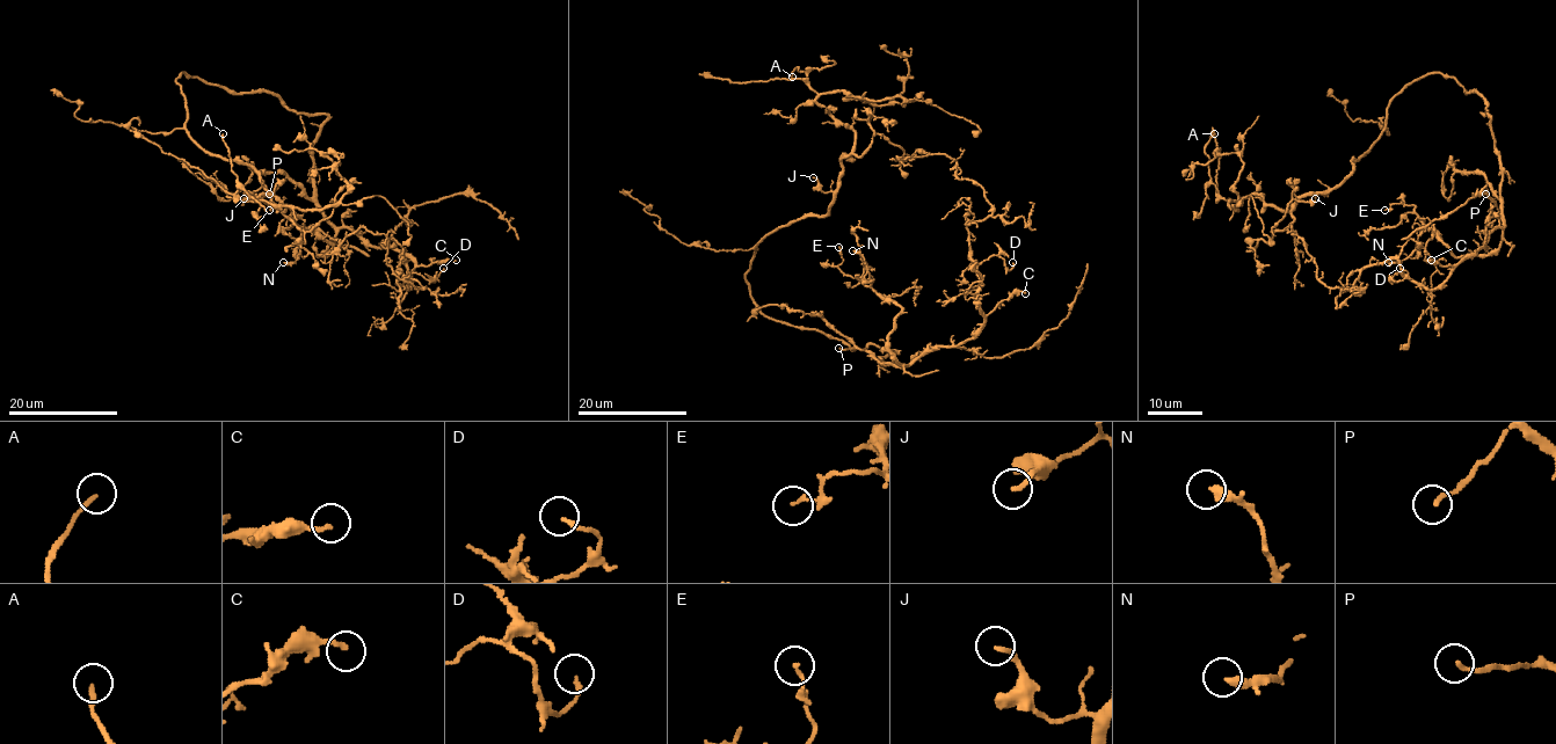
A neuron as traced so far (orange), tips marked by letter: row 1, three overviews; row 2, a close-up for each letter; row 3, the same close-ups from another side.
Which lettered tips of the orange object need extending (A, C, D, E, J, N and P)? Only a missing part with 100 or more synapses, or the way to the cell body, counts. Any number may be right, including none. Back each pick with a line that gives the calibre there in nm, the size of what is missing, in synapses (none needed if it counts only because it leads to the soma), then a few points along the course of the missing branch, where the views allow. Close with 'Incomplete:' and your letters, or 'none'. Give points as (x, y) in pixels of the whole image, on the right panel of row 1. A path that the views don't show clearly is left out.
Incomplete: none

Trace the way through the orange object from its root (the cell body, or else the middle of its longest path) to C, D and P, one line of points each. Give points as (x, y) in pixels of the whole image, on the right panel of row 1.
C: (1475, 90), (1487, 104), (1482, 112), (1490, 117), (1502, 175), (1502, 226), (1460, 263), (1441, 267), (1431, 260)
D: (1475, 90), (1502, 175), (1502, 226), (1431, 290), (1401, 274), (1395, 282), (1408, 274), (1400, 268)
P: (1475, 90), (1487, 104), (1482, 112), (1490, 117), (1502, 175), (1500, 196), (1485, 177), (1485, 194)

